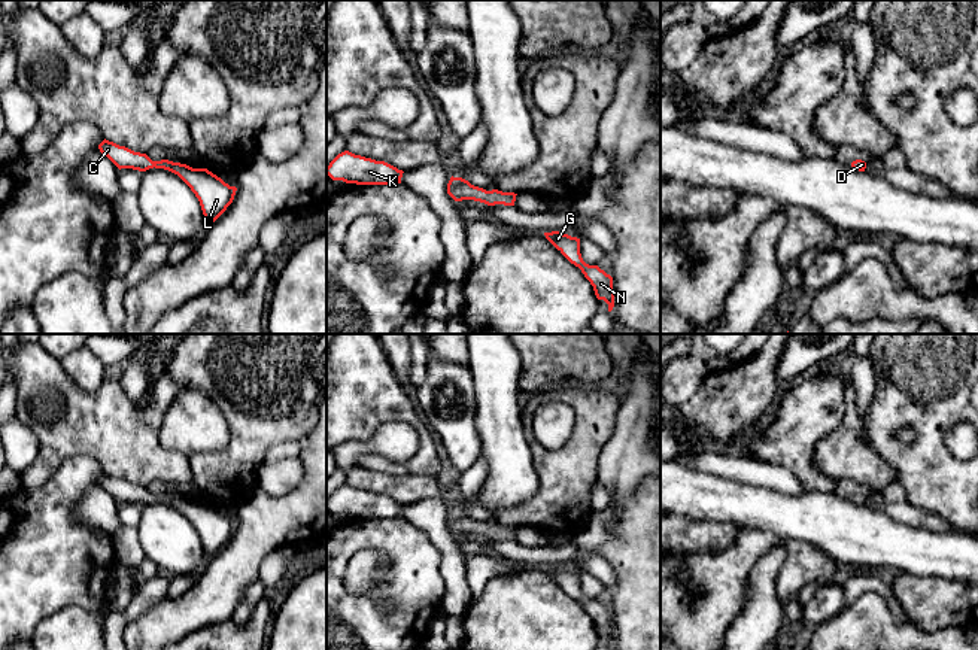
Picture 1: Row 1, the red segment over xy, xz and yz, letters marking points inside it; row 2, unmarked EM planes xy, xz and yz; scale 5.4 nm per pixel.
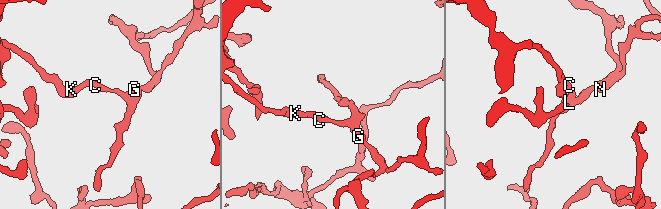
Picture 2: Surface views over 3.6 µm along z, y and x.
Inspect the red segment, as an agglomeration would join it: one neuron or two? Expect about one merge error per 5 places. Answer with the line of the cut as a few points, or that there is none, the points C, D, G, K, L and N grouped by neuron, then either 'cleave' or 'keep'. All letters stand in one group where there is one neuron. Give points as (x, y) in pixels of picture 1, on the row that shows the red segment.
no cut | C D G K L N | keep

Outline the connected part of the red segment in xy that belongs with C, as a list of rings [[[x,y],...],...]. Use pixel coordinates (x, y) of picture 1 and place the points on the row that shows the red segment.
[[[106,139],[98,145],[98,149],[119,170],[146,171],[155,167],[177,174],[198,198],[207,225],[215,222],[234,200],[237,188],[230,186],[207,168],[192,168],[168,160],[152,161],[146,154],[134,152]]]

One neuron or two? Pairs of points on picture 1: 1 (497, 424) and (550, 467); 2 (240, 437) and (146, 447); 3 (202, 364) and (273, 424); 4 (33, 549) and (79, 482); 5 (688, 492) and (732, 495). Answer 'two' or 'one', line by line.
1: two
2: two
3: one
4: one
5: one

